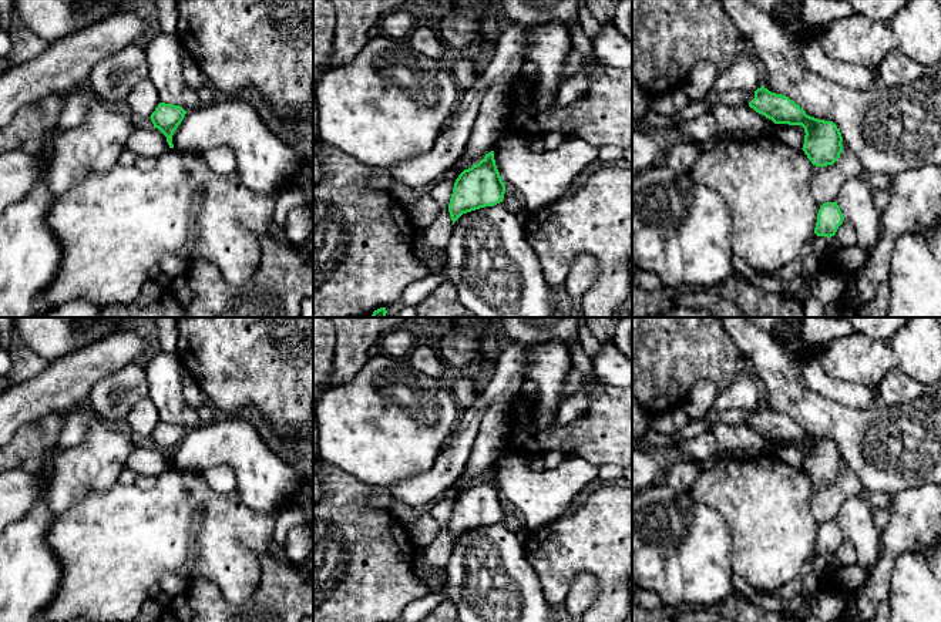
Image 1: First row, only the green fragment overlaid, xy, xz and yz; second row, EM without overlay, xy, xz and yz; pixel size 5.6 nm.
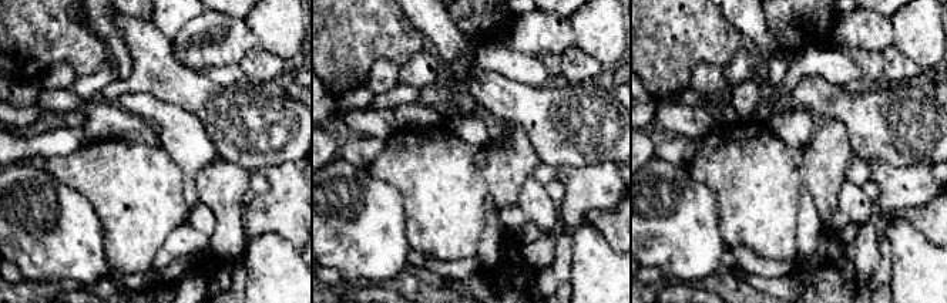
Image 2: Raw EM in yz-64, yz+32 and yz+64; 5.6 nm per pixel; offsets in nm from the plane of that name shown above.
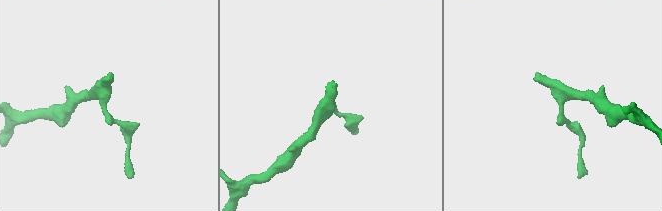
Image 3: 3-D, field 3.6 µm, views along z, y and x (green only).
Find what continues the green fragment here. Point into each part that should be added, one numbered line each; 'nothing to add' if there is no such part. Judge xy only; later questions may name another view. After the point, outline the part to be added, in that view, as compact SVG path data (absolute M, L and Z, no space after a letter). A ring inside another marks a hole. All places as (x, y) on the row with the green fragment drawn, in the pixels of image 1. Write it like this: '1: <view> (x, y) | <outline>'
nothing to add

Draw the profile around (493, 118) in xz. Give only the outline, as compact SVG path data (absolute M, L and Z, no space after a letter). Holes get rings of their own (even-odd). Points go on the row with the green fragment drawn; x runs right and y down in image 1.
M497 83L487 88L463 154L466 161L475 165L494 151L495 144L507 134L511 101L510 84Z

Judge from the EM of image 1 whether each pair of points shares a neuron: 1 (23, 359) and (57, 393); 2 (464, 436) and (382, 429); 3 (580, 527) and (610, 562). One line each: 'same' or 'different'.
1: different
2: different
3: same

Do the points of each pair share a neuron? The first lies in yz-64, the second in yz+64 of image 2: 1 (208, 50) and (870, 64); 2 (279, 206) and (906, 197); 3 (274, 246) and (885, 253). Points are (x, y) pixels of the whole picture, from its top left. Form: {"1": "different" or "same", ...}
{"1": "different", "2": "same", "3": "different"}

